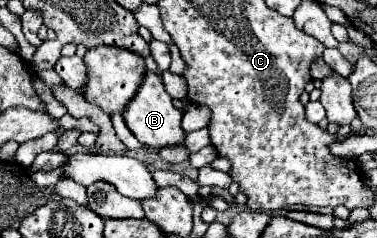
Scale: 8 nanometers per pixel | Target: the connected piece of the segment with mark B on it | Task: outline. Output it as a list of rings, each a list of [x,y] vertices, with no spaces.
[[[150,71],[146,73],[144,83],[140,85],[134,99],[128,103],[126,113],[124,113],[124,121],[126,121],[128,129],[136,135],[136,139],[142,145],[146,145],[148,149],[160,151],[162,147],[174,147],[174,145],[186,143],[186,133],[182,129],[182,111],[172,105],[172,97],[164,89],[162,79]]]

